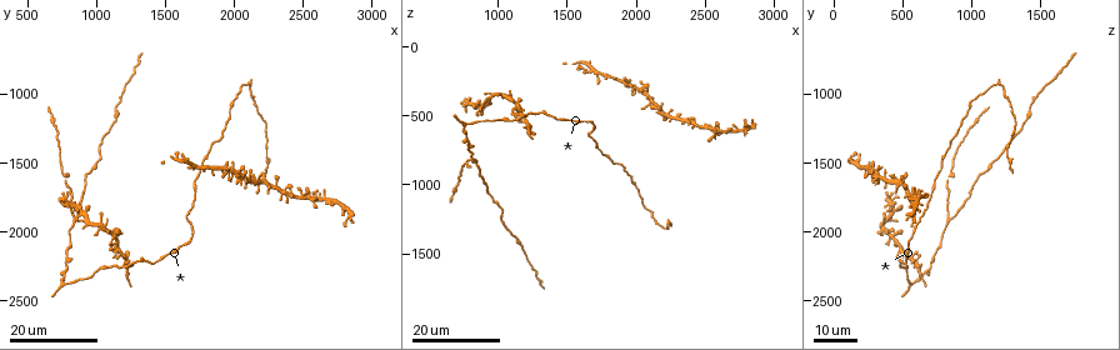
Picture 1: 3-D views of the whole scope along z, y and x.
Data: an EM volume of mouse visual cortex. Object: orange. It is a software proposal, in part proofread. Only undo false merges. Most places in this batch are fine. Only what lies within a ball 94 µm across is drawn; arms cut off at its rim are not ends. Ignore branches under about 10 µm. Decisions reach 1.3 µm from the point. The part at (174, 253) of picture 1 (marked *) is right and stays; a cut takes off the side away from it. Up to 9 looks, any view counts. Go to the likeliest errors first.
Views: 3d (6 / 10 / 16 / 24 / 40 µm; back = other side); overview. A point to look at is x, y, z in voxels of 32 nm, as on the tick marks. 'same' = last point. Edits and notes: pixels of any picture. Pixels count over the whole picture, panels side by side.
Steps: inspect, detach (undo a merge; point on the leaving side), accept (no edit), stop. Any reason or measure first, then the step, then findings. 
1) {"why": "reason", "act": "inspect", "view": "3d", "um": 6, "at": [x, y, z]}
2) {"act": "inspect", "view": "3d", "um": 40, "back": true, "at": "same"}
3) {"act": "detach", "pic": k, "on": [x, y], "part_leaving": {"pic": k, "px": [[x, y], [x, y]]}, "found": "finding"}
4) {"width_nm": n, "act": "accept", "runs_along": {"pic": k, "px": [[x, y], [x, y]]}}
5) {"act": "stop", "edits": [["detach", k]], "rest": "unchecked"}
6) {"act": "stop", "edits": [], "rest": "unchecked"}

{"why": "side arm on a straight run", "act": "inspect", "view": "3d", "um": 16, "at": [1320, 2220, 500]}

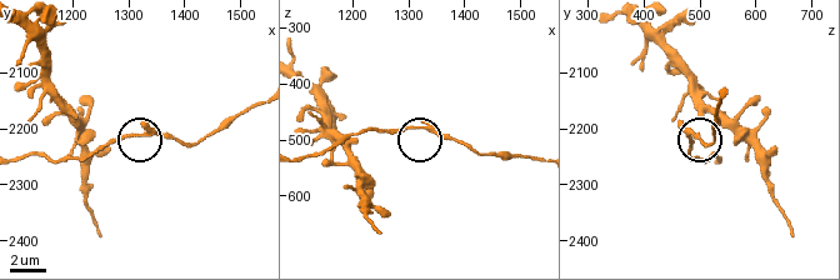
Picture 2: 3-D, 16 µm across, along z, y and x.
{"why": "closer look", "act": "inspect", "view": "3d", "um": 10, "at": [1310, 2215, 475]}

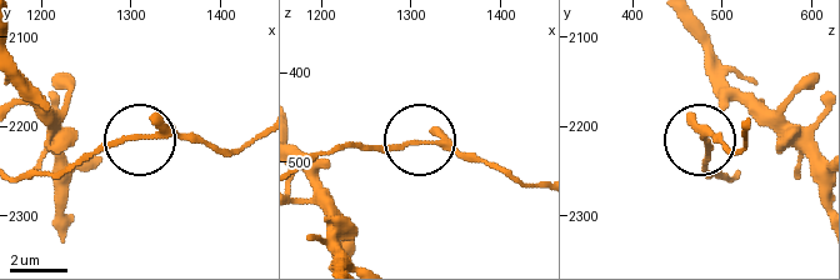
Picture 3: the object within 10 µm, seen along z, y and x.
{"act": "inspect", "view": "3d", "um": 10, "back": true, "at": [1315, 2210, 480]}

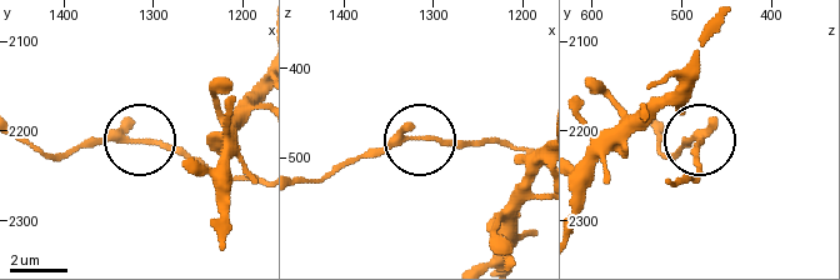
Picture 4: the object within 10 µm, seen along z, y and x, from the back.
{"arms": 3, "act": "accept", "runs_along": {"pic": 4, "px": [[25, 138], [54, 153], [155, 138], [203, 159]]}, "found": "continuous, no second neuron"}

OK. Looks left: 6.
{"why": "small branch off a trunk", "act": "inspect", "view": "3d", "um": 24, "at": [840, 1920, 820]}

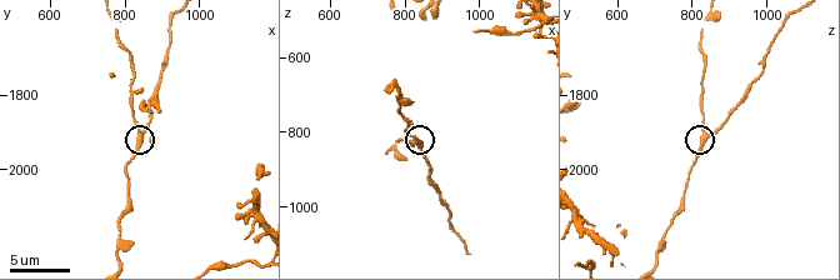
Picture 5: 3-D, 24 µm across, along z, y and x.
{"why": "closer look", "act": "inspect", "view": "3d", "um": 10, "at": [830, 1910, 830]}

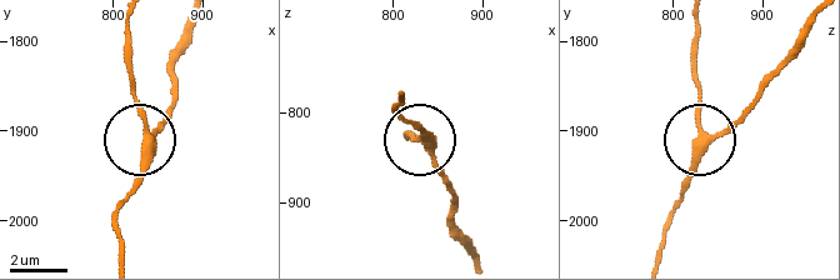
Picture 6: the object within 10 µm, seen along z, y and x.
{"side_arm_um": 33, "act": "accept", "runs_along": {"pic": 6, "px": [[659, 256], [701, 134], [694, 50]]}, "found": "all the same neuron"}

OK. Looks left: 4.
{"why": "three-way junction", "act": "inspect", "view": "3d", "um": 16, "at": [2140, 1620, 400]}

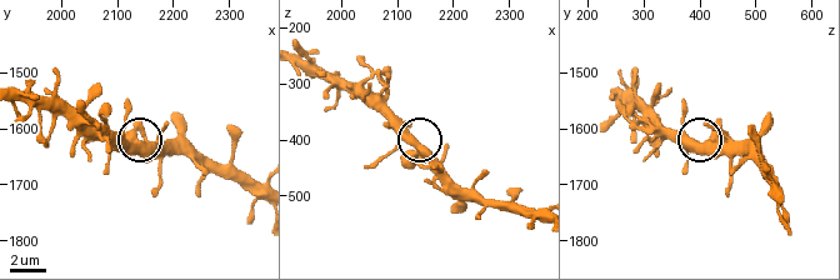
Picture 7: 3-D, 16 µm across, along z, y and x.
{"act": "inspect", "view": "3d", "um": 6, "at": [2120, 1630, 385]}

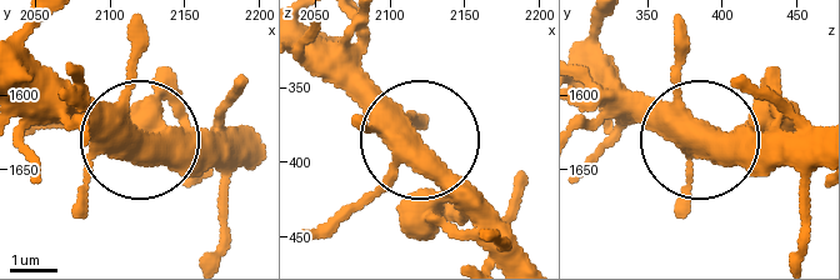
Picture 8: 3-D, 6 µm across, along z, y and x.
{"arms": 3, "act": "accept", "found": "continuous, no second neuron"}

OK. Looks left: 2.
{"why": "calibre changes", "act": "inspect", "view": "3d", "um": 24, "at": [760, 1600, 820]}

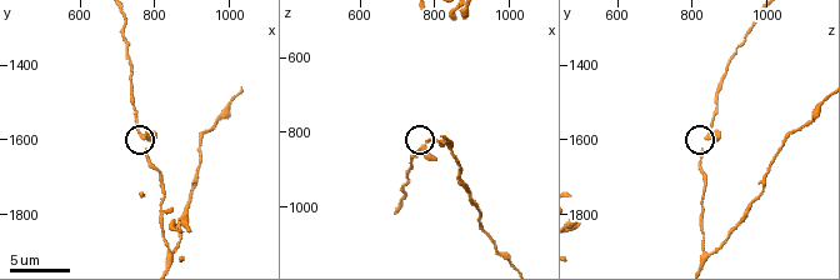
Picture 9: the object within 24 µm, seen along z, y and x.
{"why": "closer look", "act": "inspect", "view": "3d", "um": 10, "at": [770, 1590, 840]}

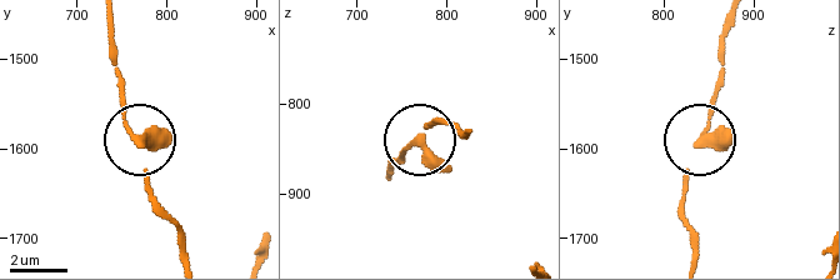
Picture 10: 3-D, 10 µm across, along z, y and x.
{"act": "accept", "found": "all the same neuron"}

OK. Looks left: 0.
{"act": "stop", "edits": [], "rest": "unchecked"}

